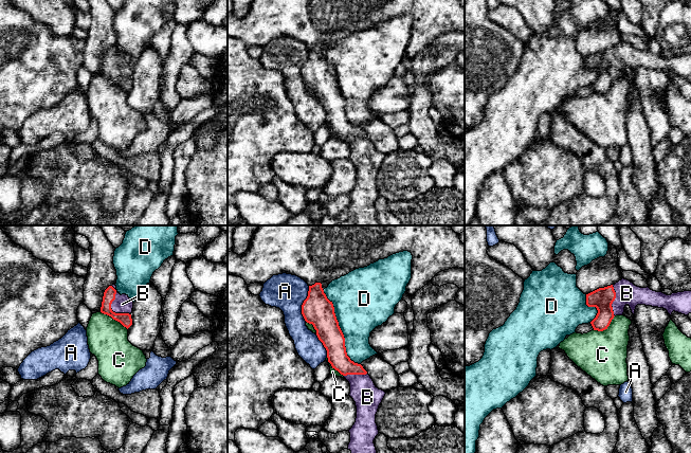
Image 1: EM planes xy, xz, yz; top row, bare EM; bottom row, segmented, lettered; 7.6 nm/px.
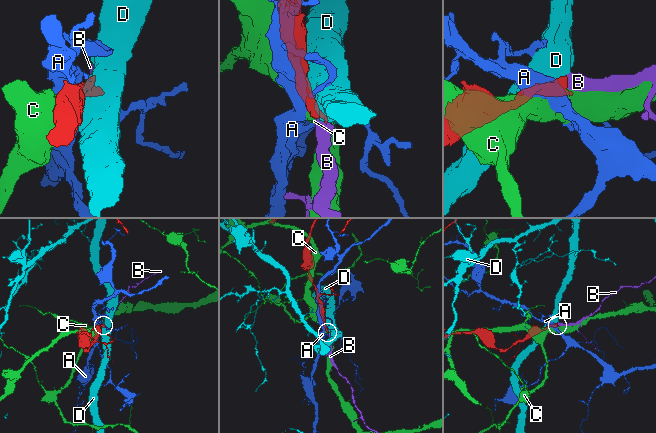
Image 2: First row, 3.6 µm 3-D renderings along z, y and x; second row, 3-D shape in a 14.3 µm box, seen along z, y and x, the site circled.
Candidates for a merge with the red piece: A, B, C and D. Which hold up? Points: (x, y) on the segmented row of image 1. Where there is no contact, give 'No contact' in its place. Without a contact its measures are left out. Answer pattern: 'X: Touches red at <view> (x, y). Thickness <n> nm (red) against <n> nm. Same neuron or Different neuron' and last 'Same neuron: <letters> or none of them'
A: Touches red at xz (303, 304). Thickness 240 nm (red) against 280 nm. Different neuron
B: Touches red at xy (110, 307). Thickness 100 nm (red) against 140 nm. Same neuron
C: Touches red at xy (114, 319). Thickness 100 nm (red) against 300 nm. Different neuron
D: Touches red at xz (340, 329). Thickness 240 nm (red) against 420 nm. Different neuron
Same neuron: B

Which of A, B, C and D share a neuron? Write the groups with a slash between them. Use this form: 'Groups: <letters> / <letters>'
Groups: A / B / C / D

